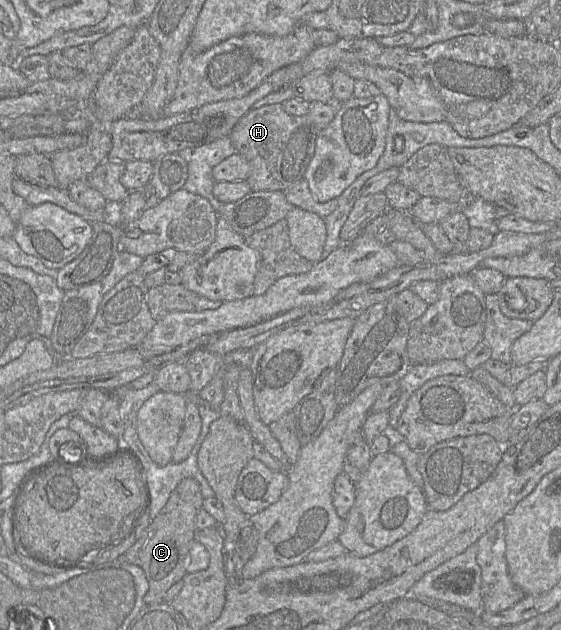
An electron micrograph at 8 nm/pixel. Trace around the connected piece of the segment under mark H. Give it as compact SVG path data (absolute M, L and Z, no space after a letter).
M270 104L261 108L251 109L236 124L229 135L237 153L244 157L251 166L247 183L251 191L281 191L301 181L307 167L314 156L316 140L321 130L312 122L308 115L293 116L287 113L282 104Z

